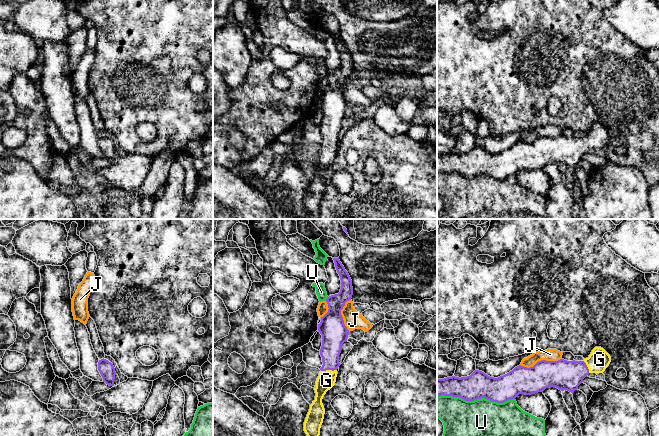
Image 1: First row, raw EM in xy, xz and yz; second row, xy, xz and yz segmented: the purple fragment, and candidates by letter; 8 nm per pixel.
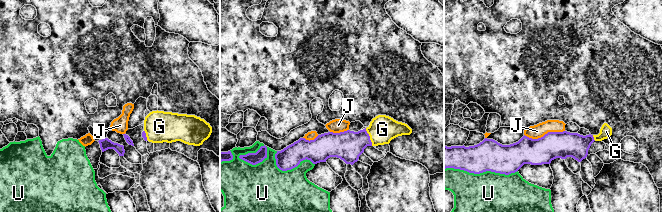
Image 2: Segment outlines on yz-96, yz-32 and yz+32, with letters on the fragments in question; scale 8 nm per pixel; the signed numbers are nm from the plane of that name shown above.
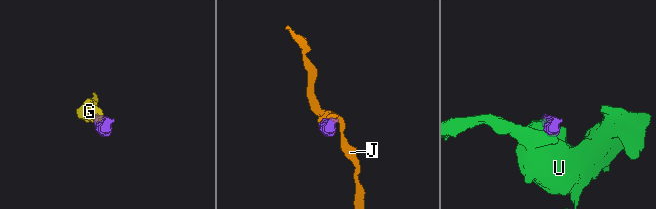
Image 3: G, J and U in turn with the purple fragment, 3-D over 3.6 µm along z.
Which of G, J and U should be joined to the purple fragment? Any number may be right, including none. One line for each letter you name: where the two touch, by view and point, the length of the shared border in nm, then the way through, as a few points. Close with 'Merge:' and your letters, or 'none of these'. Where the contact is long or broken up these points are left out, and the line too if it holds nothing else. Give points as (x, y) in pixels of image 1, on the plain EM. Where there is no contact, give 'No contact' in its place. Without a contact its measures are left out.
G: Touches purple at xz (328, 145). Shared border 130 nm. Path across: xz (332, 115), (328, 145), (326, 156)
Merge: G

